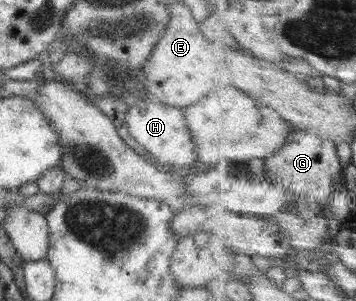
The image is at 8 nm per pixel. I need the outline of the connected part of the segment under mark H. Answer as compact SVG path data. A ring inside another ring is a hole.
M142 98L125 112L125 123L134 138L135 147L138 144L144 146L156 160L172 166L188 166L188 164L198 166L196 145L180 108L172 108L153 99Z

